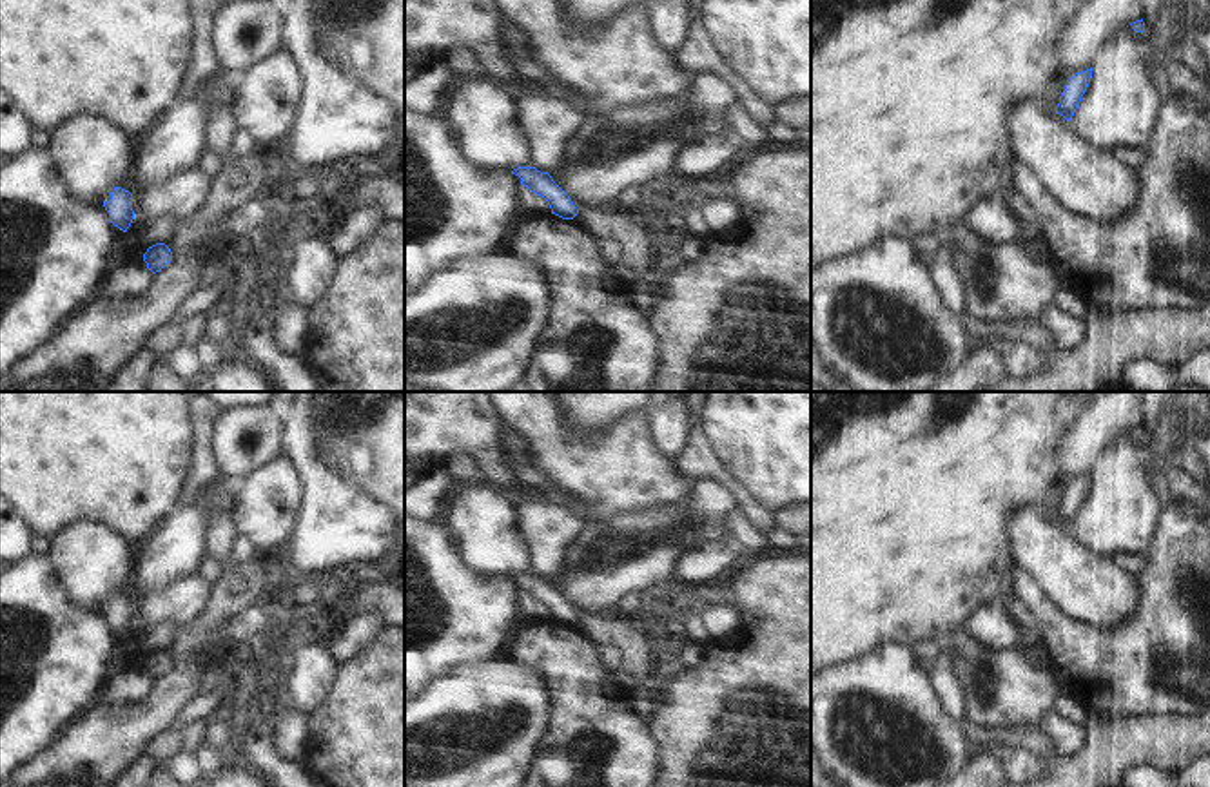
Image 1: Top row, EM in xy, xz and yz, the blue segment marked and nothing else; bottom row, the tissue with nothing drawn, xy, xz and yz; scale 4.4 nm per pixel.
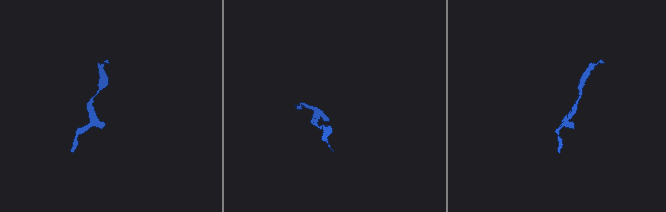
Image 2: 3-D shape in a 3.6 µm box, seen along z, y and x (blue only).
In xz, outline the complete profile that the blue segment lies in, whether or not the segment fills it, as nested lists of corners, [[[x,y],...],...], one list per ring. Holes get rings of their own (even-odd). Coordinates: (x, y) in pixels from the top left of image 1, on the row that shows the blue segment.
[[[517,167],[512,174],[521,178],[521,185],[544,198],[551,209],[551,214],[562,219],[573,219],[579,214],[579,209],[573,205],[571,198],[548,172],[541,172],[535,167]]]

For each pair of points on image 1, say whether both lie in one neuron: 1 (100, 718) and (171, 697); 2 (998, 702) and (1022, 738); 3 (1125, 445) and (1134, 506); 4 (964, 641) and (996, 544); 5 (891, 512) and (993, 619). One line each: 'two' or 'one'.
1: one
2: two
3: one
4: two
5: two

